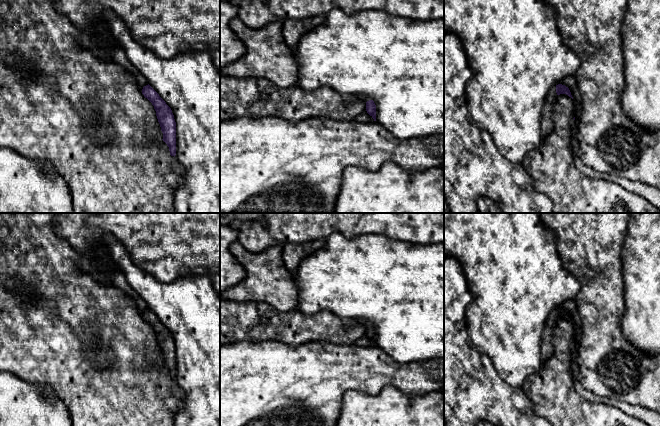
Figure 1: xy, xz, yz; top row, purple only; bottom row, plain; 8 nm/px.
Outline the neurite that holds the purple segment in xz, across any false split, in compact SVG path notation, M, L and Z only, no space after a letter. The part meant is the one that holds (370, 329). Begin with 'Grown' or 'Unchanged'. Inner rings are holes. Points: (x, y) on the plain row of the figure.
Grown. M356 318L360 323L362 323L366 327L366 335L367 337L376 345L376 329L370 321L363 318Z

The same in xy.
Unchanged. M148 308L143 311L142 318L147 322L156 335L156 340L163 357L163 365L169 371L170 379L176 379L176 346L171 332Z

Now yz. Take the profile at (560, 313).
Grown. M562 308L554 309L550 312L546 323L545 328L542 334L542 342L541 342L541 360L545 361L554 353L554 345L553 345L553 330L557 325L557 321L560 318L566 318L569 321L572 321L571 316L568 311Z

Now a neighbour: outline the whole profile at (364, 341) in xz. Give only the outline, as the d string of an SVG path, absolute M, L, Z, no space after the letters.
M366 334L364 336L362 336L360 339L358 339L354 344L359 347L372 347L372 346L374 346L374 343L372 342L372 340L370 340L367 337Z

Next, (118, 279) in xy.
M108 267L108 270L112 284L133 298L139 314L142 315L143 311L148 309L146 302L131 288L125 275L121 271L114 270L111 267Z

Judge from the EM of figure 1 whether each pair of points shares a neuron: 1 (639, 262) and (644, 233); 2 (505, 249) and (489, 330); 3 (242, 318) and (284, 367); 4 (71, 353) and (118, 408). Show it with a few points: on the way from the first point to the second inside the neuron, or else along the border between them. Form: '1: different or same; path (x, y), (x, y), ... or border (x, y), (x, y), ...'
1: same; path (644, 255), (644, 240)
2: same; path (505, 269), (505, 276), (500, 281), (500, 310)
3: different; border (238, 341), (280, 341), (284, 343)
4: same; path (76, 367), (104, 395)

